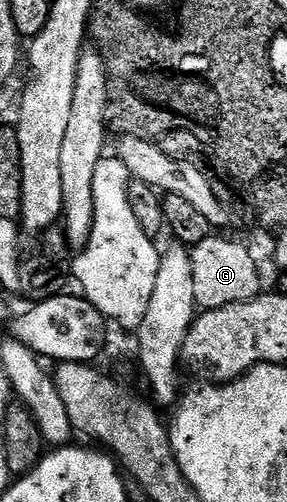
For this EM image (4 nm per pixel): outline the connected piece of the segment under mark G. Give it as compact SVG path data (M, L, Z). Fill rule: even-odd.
M213 235L202 243L191 246L190 252L194 271L194 299L201 310L226 307L230 303L242 303L260 296L262 274L246 246Z

